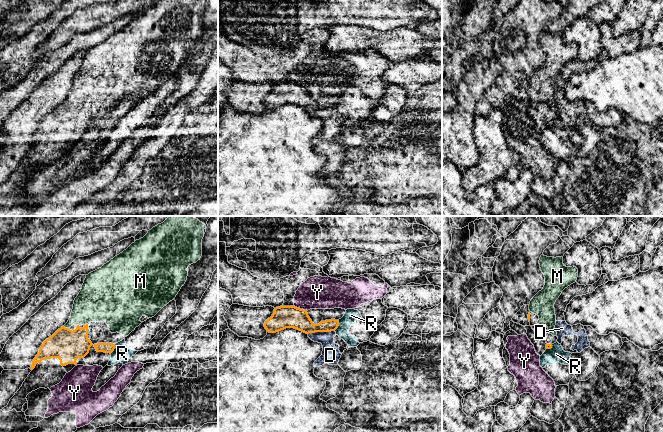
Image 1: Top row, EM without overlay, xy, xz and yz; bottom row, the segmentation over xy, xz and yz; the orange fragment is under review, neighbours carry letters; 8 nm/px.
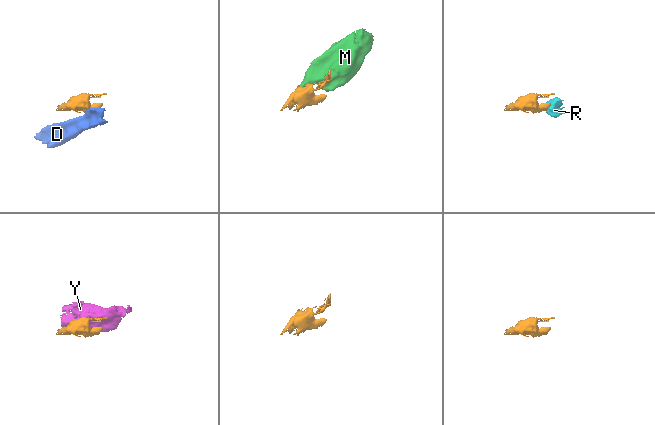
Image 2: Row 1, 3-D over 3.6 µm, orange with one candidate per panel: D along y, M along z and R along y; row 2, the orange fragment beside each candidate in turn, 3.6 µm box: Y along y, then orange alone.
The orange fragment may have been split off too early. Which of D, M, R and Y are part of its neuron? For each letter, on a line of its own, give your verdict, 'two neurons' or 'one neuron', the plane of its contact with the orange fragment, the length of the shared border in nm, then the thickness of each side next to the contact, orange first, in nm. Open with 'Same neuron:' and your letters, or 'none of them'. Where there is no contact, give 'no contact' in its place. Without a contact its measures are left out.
Same neuron: M
D: two neurons; contact in xz; length 220 nm; calibres 170 and 140 nm
M: one neuron; contact in xy; length 40 nm; calibres 260 and 240 nm
R: two neurons; contact in xz; length 100 nm; calibres 110 and 110 nm
Y: two neurons; contact in xz; length 120 nm; calibres 180 and 260 nm

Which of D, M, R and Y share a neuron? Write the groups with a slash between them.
D / M / R / Y

